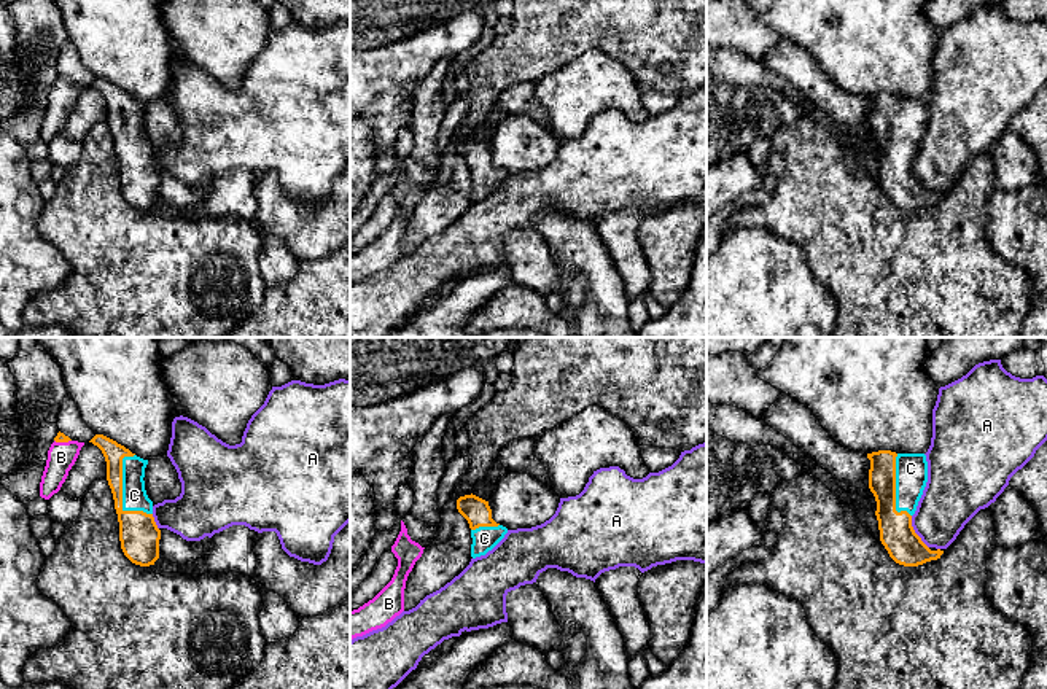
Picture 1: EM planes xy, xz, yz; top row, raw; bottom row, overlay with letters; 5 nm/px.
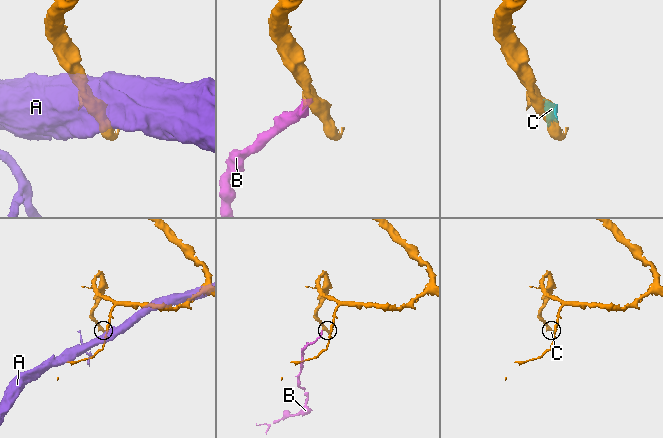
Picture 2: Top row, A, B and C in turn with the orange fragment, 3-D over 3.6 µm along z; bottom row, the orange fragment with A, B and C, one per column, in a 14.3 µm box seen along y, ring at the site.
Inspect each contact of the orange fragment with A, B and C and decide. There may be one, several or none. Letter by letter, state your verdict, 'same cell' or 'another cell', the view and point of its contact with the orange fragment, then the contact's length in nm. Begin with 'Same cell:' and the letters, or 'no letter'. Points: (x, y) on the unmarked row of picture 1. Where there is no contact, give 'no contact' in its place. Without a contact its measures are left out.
Same cell: B, C
A: another cell; contact yz (914, 175); length 190 nm
B: same cell; contact xy (62, 85); length 90 nm
C: same cell; contact xy (121, 136); length 340 nm

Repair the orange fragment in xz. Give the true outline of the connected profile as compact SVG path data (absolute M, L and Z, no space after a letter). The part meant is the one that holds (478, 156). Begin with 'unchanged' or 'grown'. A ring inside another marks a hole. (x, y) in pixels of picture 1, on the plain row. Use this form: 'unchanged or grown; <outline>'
grown; M465 138L457 143L458 156L468 164L471 172L471 200L485 199L492 194L508 177L508 172L492 162L488 145Z

